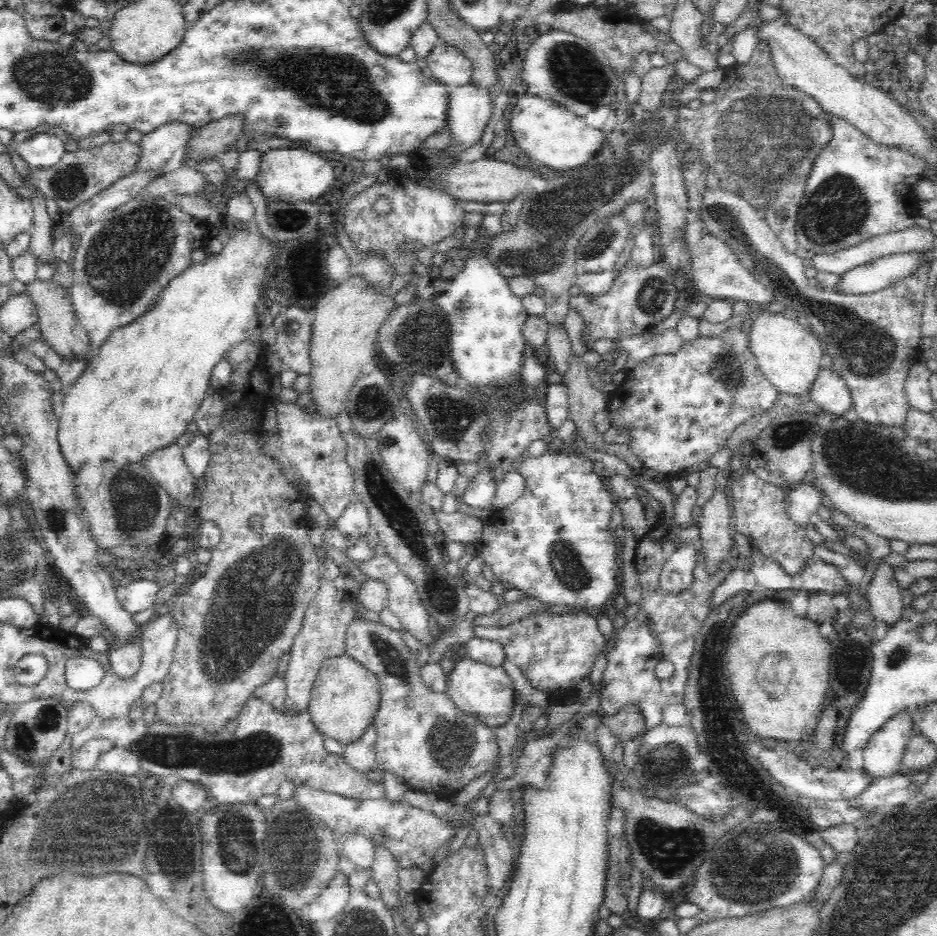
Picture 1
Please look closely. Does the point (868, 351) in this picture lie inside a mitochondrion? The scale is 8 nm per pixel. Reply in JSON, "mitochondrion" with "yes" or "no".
{"mitochondrion":"yes"}

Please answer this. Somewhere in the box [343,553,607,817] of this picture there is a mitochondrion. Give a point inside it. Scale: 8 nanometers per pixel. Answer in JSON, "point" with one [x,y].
{"point":[451,740]}

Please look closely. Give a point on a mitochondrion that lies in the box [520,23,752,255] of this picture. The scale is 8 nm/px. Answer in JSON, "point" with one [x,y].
{"point":[574,71]}

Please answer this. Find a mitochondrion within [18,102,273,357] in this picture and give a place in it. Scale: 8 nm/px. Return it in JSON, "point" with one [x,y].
{"point":[126,260]}

